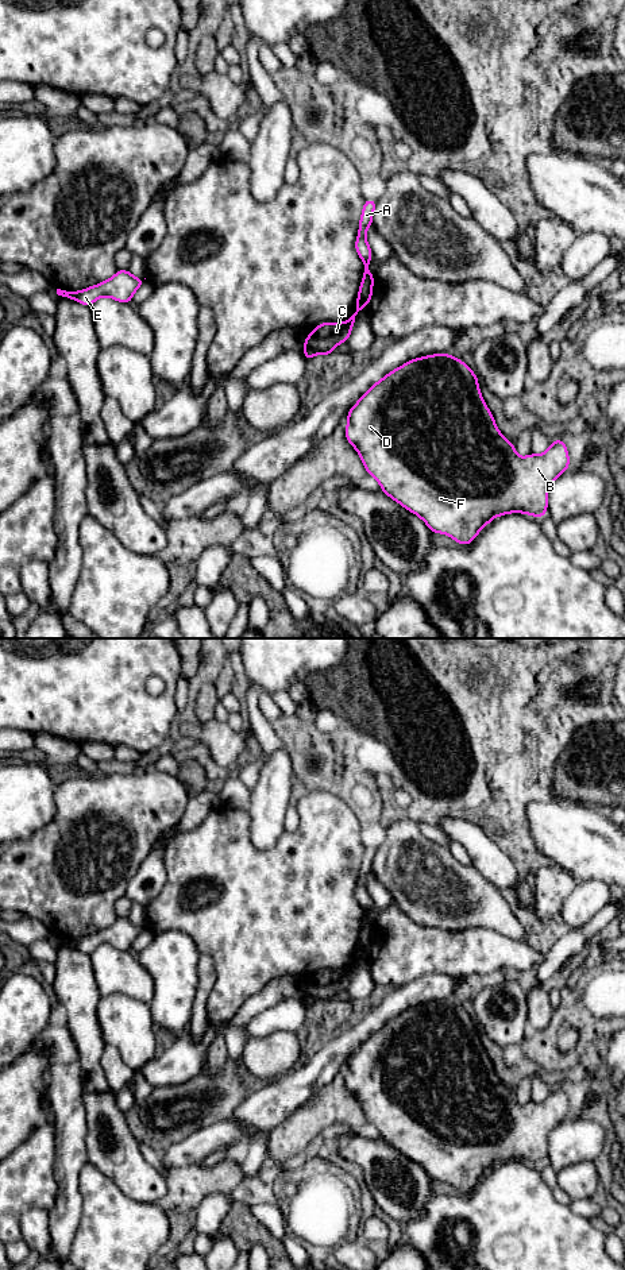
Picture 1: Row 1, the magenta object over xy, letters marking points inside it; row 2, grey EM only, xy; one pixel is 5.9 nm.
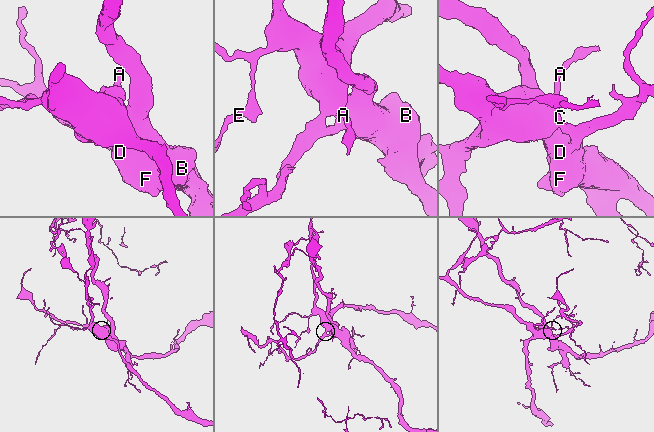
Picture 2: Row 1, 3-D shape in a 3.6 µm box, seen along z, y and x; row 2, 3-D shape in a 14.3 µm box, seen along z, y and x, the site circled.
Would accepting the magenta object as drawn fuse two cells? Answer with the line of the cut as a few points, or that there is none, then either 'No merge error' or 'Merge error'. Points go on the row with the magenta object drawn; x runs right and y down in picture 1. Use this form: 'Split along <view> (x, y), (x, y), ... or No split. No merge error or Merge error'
Split along xy (305, 342), (317, 352). Merge error

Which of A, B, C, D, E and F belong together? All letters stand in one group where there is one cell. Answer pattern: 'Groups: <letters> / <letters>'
Groups: A C E / B D F

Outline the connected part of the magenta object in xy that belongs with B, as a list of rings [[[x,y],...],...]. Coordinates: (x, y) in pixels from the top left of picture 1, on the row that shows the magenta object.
[[[435,354],[404,363],[401,367],[390,371],[381,381],[374,383],[347,413],[347,426],[344,431],[348,443],[358,451],[363,466],[369,475],[374,476],[382,491],[391,499],[398,502],[406,510],[418,516],[433,533],[444,533],[458,541],[460,545],[472,543],[475,536],[495,517],[508,513],[525,513],[540,518],[547,514],[548,489],[549,486],[568,470],[570,458],[566,443],[553,440],[551,447],[541,455],[532,452],[520,458],[514,444],[509,443],[495,425],[494,417],[485,404],[478,386],[478,378],[459,358],[452,358],[450,354]]]

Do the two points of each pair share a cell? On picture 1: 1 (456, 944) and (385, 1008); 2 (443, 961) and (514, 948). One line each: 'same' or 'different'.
1: different
2: same

